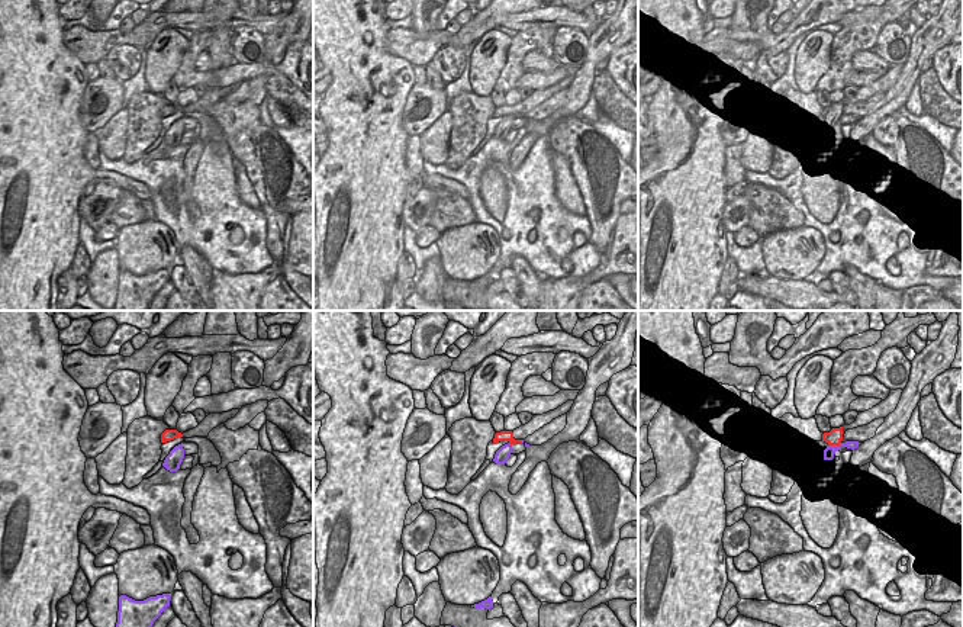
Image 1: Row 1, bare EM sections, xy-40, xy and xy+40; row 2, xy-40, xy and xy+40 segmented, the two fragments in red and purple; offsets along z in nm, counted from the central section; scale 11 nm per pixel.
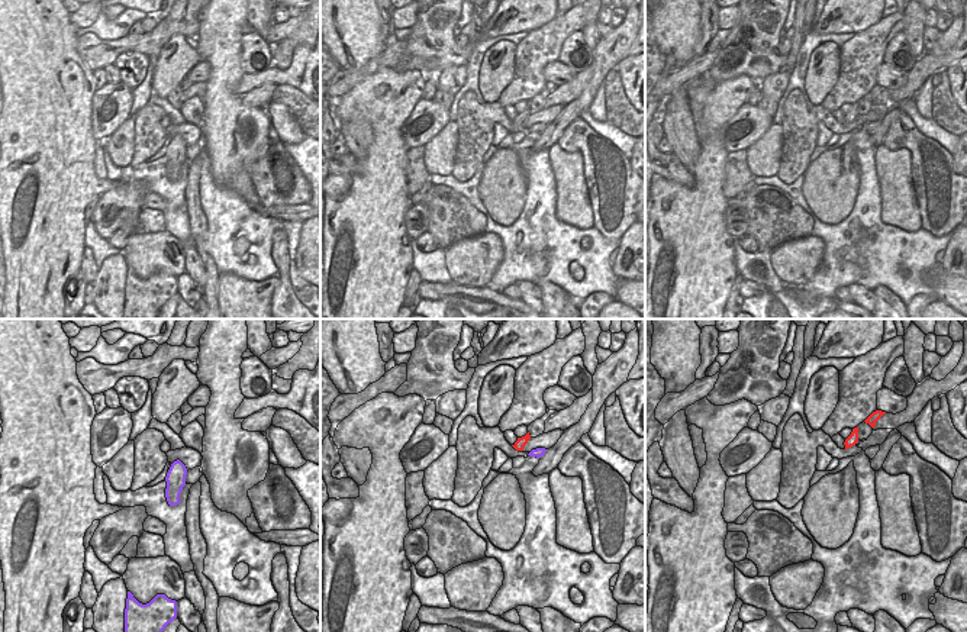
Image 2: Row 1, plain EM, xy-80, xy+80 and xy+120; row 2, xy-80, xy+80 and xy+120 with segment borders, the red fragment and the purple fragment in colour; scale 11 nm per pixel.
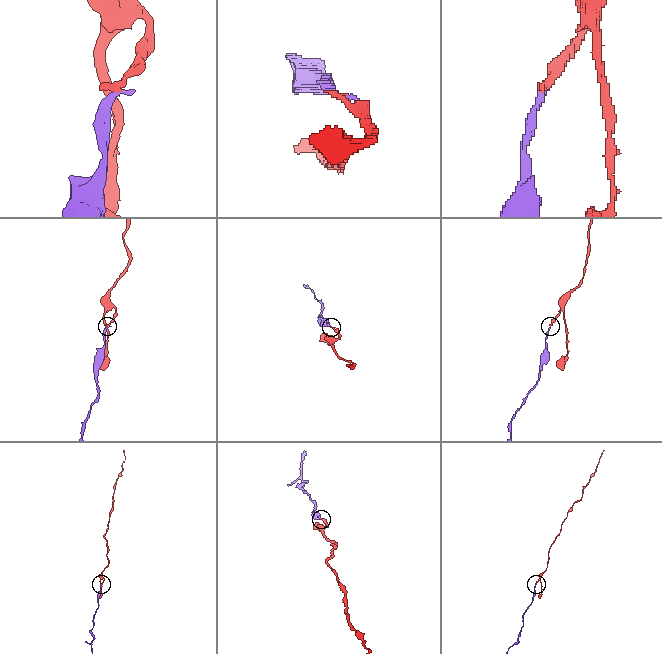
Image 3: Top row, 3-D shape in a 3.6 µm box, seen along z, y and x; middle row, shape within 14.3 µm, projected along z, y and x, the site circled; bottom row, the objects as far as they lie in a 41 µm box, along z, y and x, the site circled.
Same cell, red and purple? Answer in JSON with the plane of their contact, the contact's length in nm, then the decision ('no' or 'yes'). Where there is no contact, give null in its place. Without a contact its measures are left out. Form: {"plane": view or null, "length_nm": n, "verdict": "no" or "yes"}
{"plane": "xy+40", "length_nm": 180, "verdict": "yes"}

